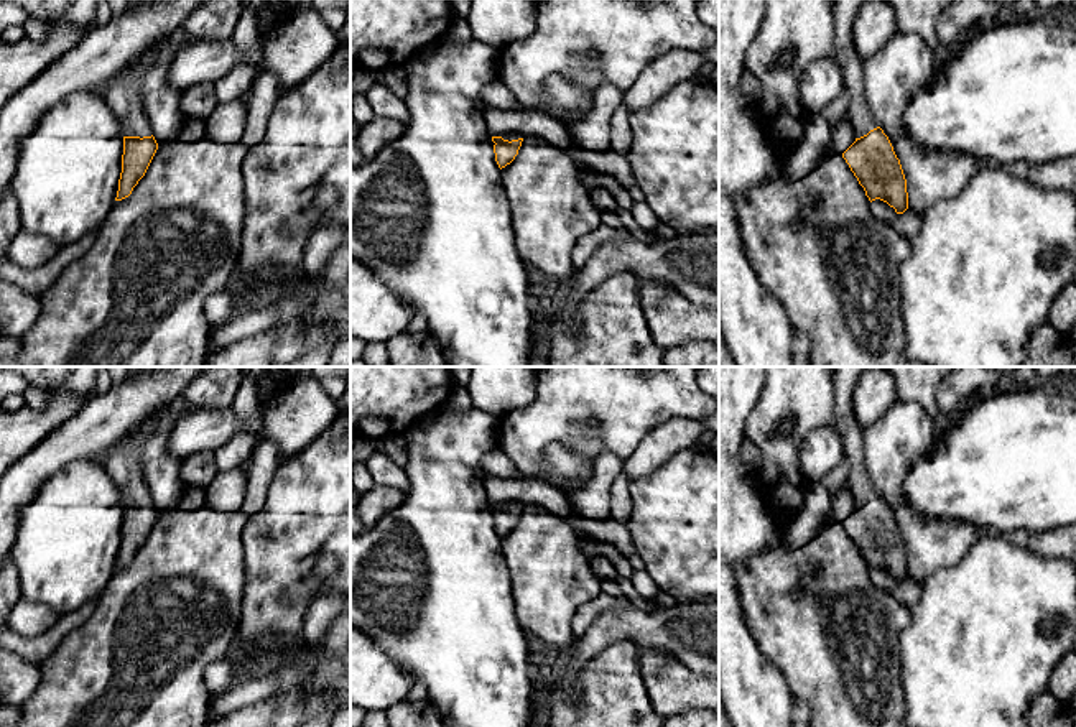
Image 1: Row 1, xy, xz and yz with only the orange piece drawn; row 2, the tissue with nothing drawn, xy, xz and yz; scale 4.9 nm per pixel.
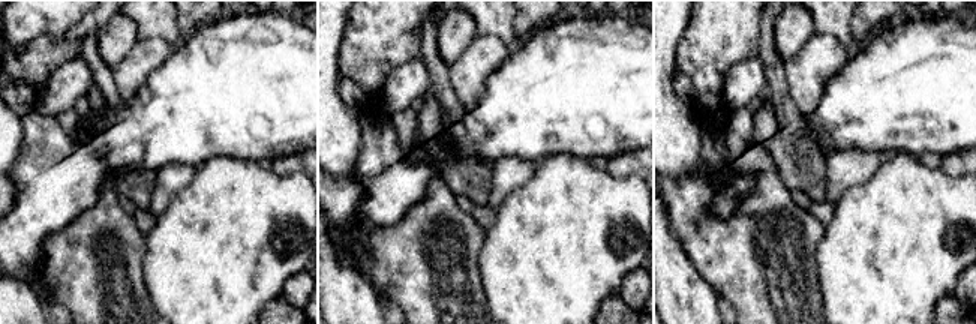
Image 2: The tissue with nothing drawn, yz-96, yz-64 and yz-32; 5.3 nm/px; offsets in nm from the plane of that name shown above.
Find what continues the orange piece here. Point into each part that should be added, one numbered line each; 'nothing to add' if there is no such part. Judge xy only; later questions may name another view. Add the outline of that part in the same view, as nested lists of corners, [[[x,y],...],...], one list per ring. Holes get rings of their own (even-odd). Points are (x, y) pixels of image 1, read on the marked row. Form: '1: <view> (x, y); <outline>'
1: xy (122, 92); [[[165,41],[153,44],[123,67],[104,87],[102,95],[118,120],[123,137],[151,137],[151,128],[140,99],[140,81]]]

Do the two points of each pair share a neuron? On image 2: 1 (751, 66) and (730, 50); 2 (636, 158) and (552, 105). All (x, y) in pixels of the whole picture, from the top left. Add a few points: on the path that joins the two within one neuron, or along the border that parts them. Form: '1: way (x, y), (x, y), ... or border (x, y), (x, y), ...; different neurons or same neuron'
1: border (756, 54), (738, 60), (729, 69), (724, 89); different neurons
2: border (637, 149), (621, 152), (607, 159); different neurons

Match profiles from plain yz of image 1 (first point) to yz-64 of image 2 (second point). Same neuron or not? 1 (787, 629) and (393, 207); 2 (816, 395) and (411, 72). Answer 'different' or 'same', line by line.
1: different
2: different

